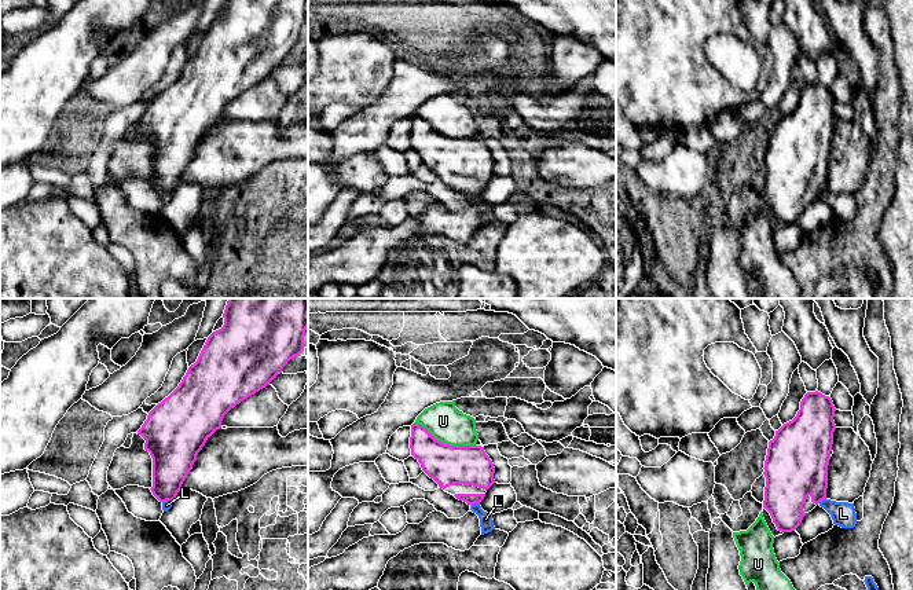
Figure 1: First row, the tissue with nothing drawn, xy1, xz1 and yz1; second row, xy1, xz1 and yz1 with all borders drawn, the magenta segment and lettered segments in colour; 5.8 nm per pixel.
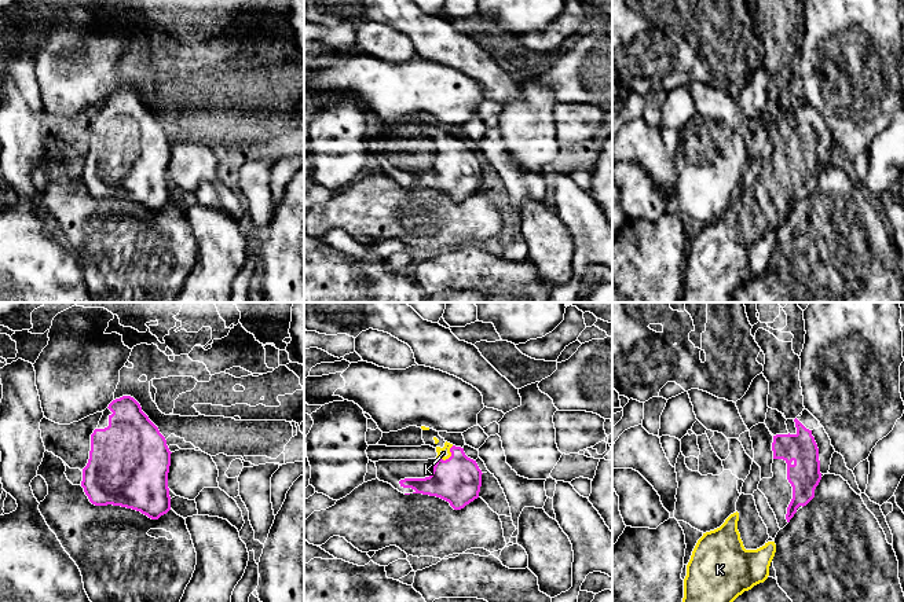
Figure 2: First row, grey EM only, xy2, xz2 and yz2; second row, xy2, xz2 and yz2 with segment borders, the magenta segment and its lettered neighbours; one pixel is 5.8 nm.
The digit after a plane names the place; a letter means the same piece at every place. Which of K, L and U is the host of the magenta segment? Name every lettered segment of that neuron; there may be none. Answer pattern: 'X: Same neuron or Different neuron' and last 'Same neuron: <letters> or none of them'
K: Same neuron
L: Different neuron
U: Different neuron
Same neuron: K

